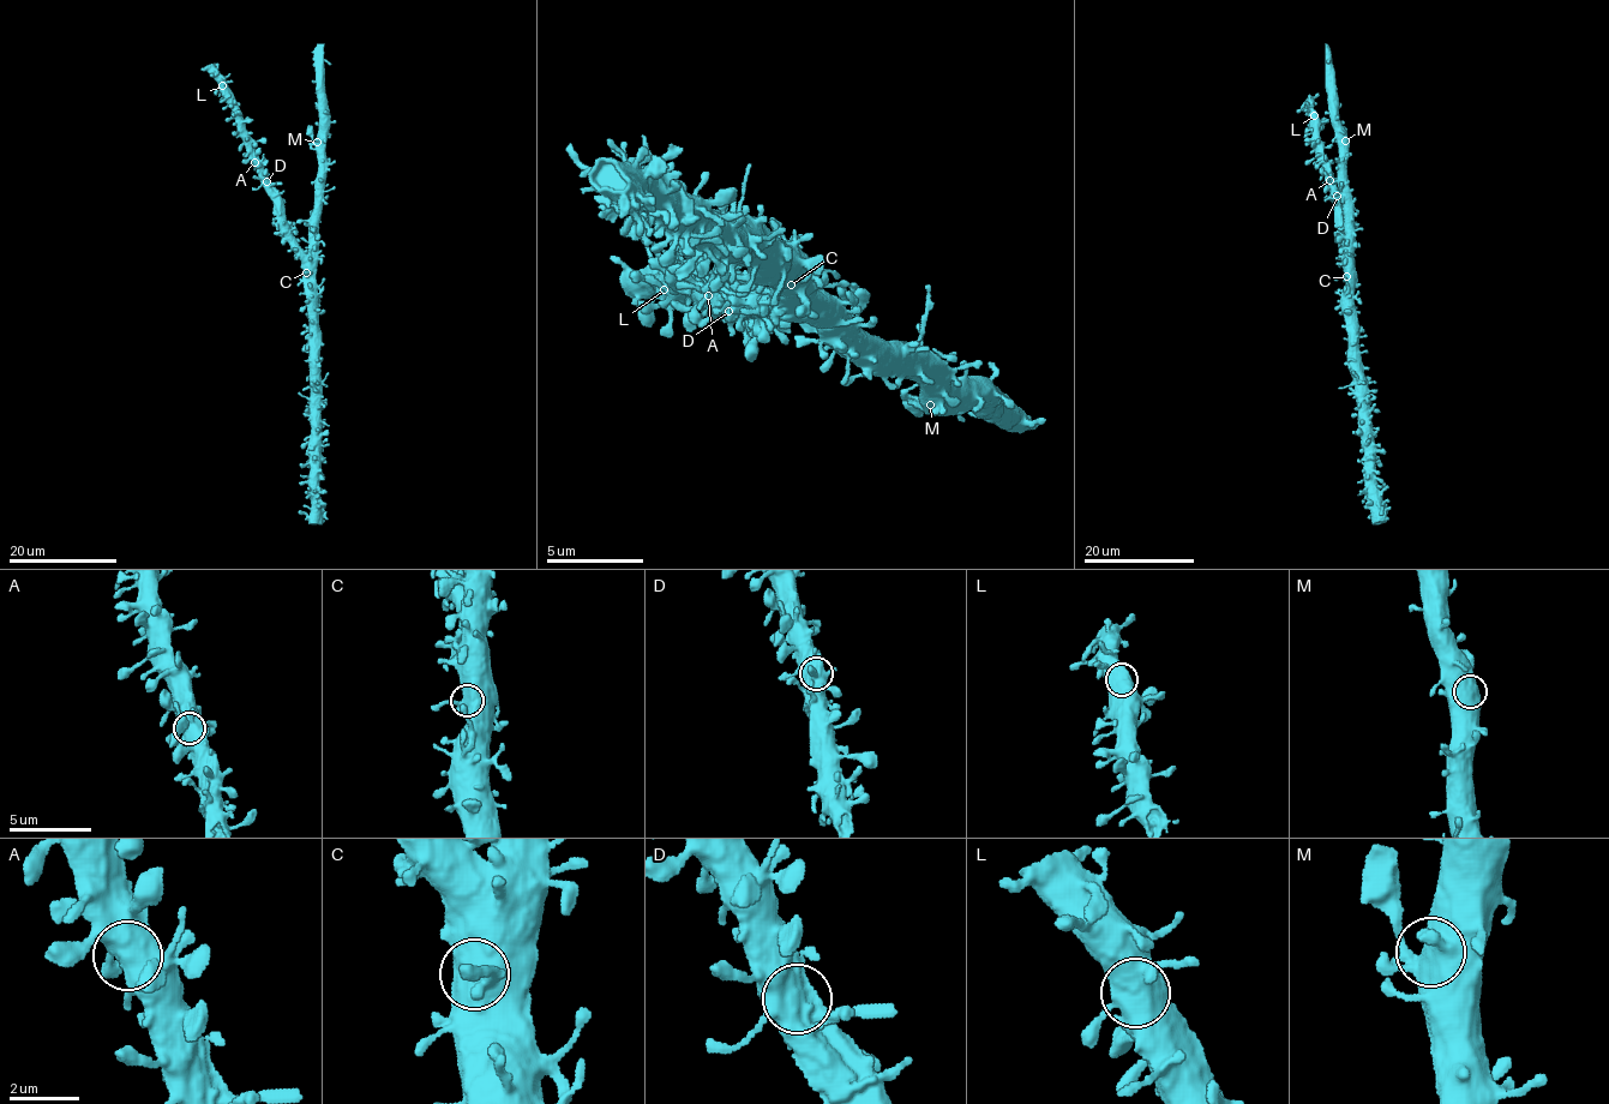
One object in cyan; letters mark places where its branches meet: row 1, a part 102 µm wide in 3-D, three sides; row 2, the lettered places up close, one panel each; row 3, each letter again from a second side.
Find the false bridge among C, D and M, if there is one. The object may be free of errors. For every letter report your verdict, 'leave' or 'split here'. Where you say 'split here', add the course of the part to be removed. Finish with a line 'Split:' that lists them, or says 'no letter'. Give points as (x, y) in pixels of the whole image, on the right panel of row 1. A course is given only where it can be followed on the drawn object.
C: leave
D: leave
M: leave
Split: no letter

